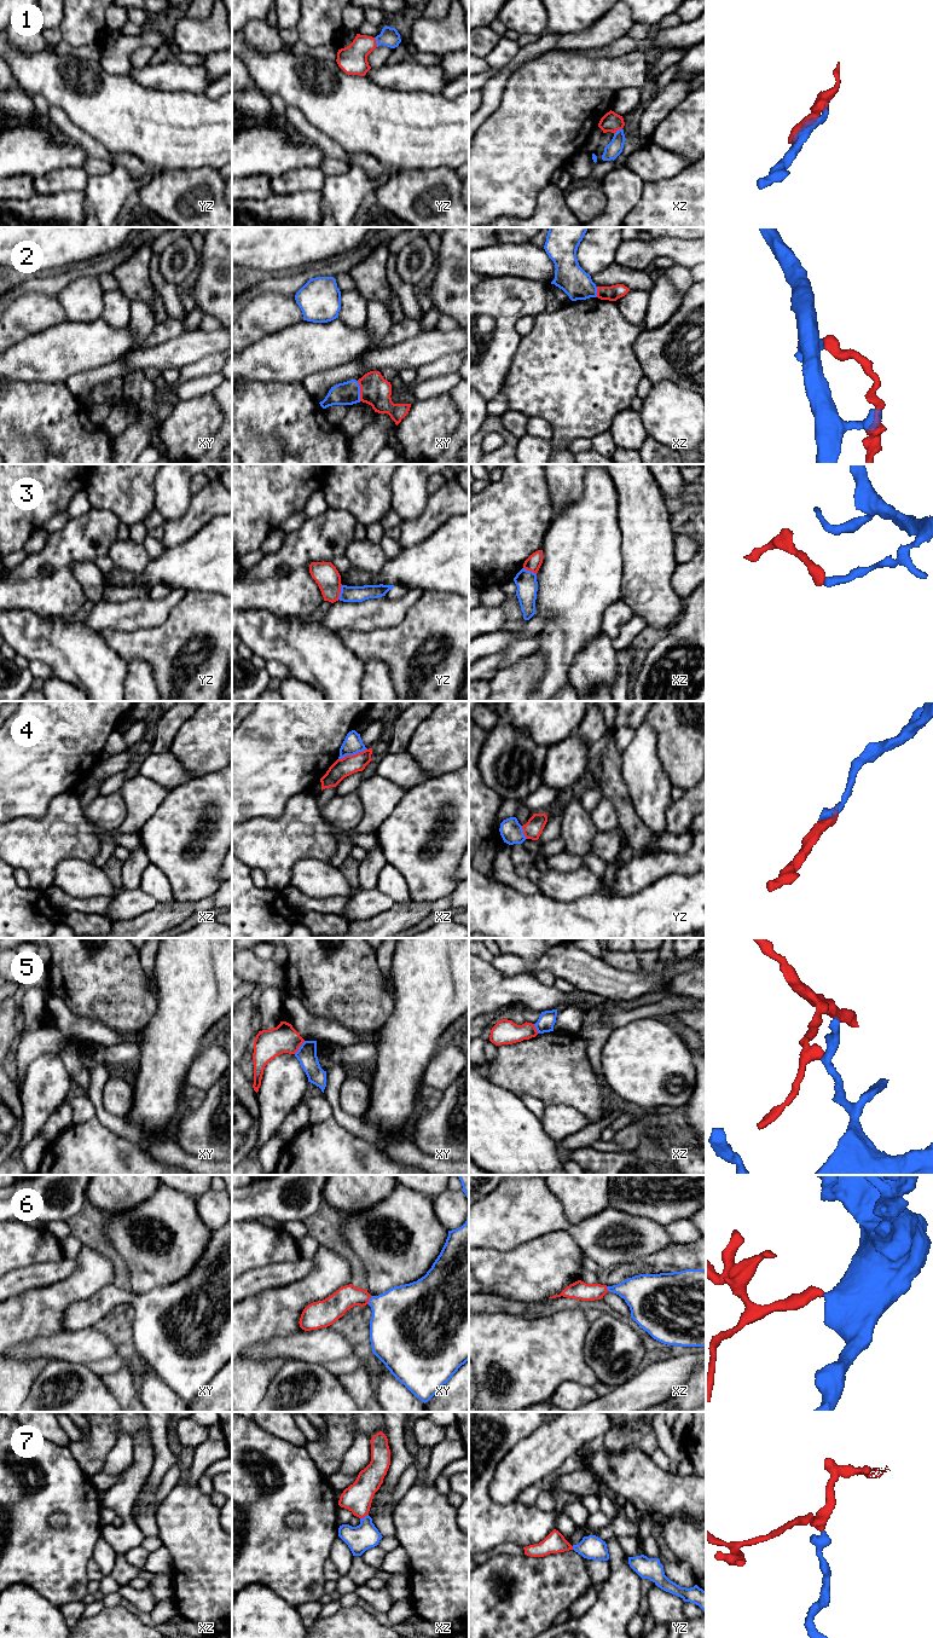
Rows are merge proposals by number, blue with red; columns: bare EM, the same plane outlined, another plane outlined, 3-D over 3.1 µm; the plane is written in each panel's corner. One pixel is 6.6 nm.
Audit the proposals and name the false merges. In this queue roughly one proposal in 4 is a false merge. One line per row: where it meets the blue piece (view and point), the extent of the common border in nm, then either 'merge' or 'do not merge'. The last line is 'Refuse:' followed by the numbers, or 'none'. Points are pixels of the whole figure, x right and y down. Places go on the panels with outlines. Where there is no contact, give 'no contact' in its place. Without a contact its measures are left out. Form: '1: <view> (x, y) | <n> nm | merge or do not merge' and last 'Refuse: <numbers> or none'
1: yz (376, 42) | 70 nm | merge
2: xy (359, 391) | 140 nm | do not merge
3: yz (340, 592) | 100 nm | do not merge
4: xz (352, 754) | 200 nm | do not merge
5: xy (300, 1047) | 120 nm | do not merge
6: xy (369, 1300) | 70 nm | merge
7: xz (365, 1516) | 70 nm | merge
Refuse: 2, 3, 4, 5

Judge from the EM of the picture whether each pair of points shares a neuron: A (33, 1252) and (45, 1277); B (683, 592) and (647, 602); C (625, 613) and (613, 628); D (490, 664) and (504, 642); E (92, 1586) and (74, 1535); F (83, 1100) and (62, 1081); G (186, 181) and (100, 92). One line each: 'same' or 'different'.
A: different
B: different
C: same
D: different
E: different
F: different
G: different

